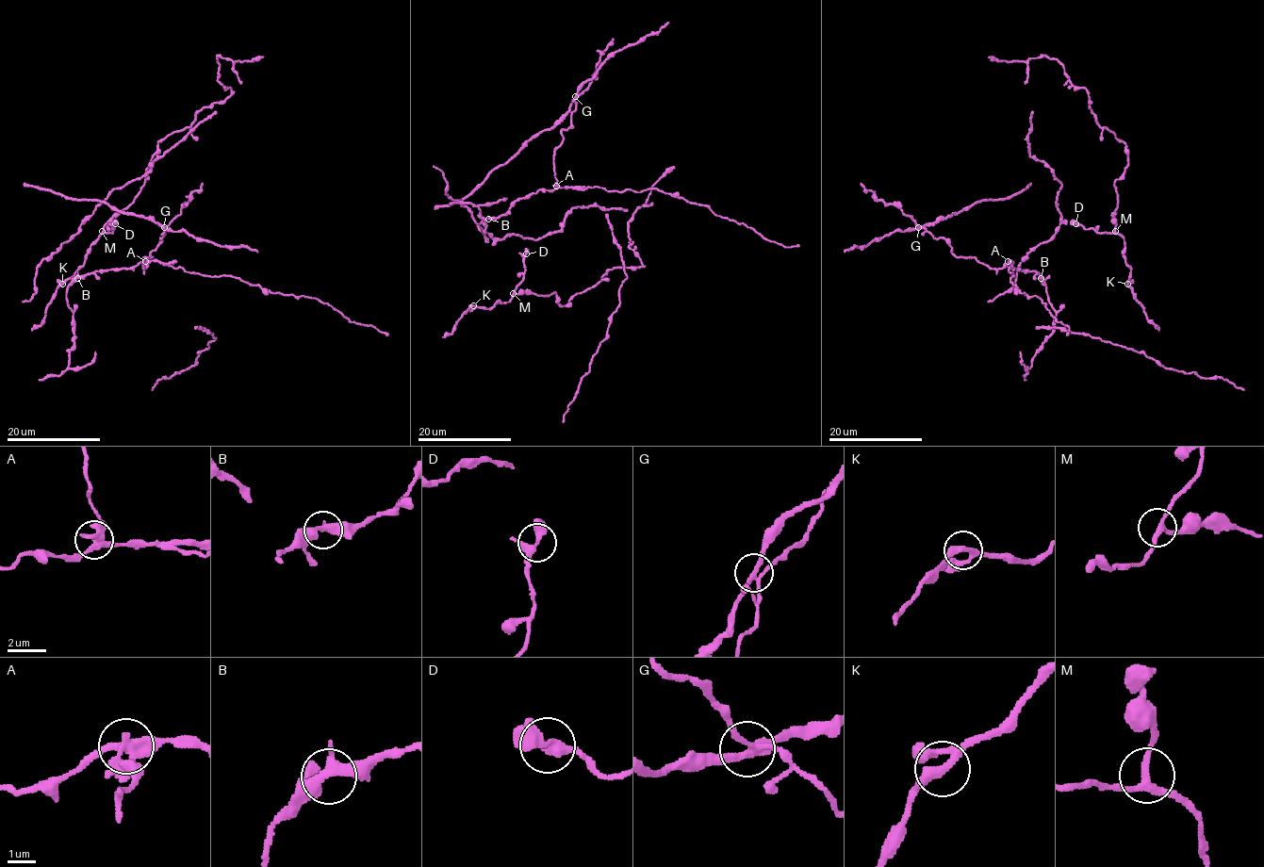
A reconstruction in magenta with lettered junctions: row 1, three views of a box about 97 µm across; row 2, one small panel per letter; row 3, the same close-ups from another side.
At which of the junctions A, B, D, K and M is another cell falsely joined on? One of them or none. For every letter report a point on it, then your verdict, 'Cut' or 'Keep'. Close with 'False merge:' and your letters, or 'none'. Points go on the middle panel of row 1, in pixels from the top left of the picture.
A: Place: (556, 186). Cut
B: Place: (488, 219). Keep
D: Place: (526, 253). Keep
K: Place: (473, 305). Keep
M: Place: (513, 293). Keep
False merge: A

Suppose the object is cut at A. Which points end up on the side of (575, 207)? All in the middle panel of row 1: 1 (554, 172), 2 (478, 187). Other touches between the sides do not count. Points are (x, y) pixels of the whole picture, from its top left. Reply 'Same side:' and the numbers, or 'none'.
Same side: none

